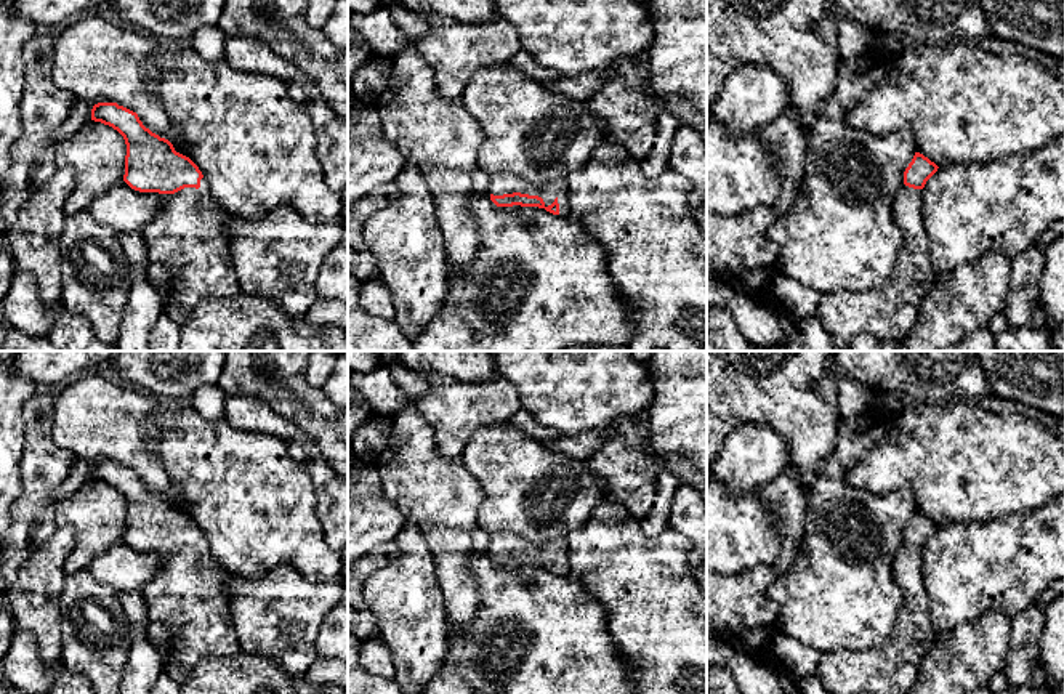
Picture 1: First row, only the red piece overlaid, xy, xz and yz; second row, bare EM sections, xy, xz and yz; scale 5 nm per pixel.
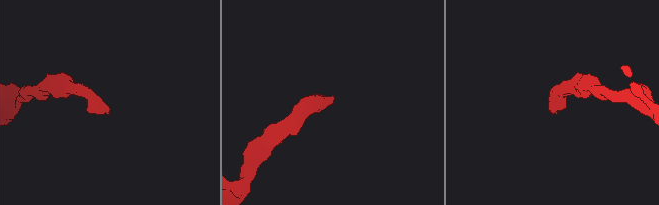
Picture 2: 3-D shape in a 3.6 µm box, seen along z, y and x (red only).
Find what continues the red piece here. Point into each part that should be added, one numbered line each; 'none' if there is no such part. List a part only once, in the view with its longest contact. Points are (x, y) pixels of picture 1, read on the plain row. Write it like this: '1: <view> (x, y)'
1: xz (500, 544)

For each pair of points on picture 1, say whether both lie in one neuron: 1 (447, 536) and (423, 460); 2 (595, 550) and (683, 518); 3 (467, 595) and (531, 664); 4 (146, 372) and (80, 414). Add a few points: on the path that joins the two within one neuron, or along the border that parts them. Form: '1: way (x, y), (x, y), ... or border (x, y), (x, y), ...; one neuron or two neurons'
1: way (447, 516), (443, 500), (423, 480); one neuron
2: border (669, 528), (683, 532), (689, 539); two neurons
3: border (470, 571), (476, 581), (479, 611), (459, 630); two neurons
4: border (128, 383), (132, 387); two neurons

